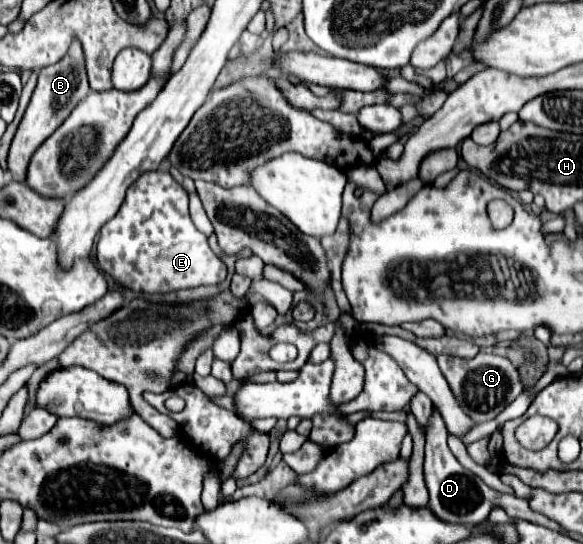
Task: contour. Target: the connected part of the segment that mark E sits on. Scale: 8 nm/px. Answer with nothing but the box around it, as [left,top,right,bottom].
[97,171,227,293]

